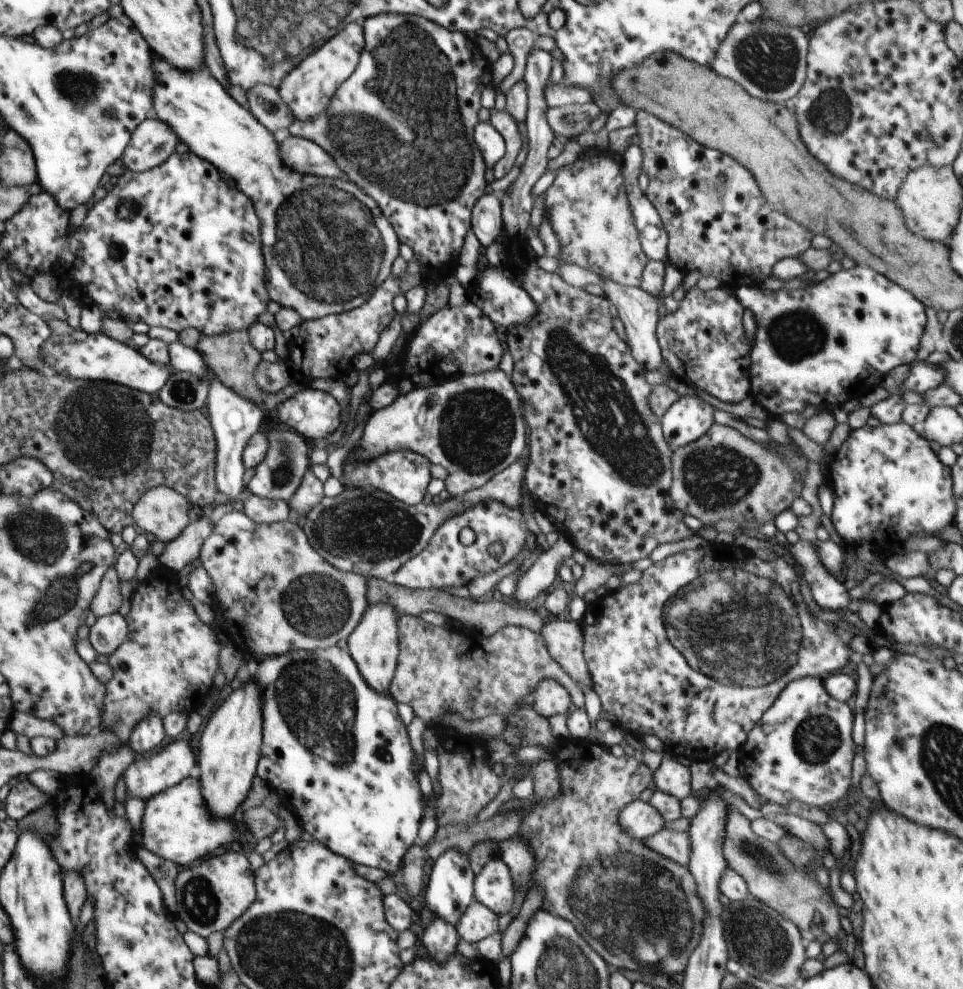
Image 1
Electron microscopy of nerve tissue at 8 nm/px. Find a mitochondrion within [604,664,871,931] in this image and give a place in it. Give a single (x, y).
(815, 740)

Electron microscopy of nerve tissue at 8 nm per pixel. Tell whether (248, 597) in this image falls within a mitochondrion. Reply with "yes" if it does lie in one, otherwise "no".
no

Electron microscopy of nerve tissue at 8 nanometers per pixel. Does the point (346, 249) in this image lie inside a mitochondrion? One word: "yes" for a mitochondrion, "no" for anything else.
yes

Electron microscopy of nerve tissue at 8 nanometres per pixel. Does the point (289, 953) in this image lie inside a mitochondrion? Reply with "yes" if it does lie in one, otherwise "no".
yes

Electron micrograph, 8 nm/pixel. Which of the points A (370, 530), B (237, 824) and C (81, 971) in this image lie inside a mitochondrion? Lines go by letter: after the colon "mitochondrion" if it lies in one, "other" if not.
A: mitochondrion
B: other
C: mitochondrion

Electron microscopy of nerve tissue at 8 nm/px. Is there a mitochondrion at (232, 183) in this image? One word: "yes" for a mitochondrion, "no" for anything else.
no

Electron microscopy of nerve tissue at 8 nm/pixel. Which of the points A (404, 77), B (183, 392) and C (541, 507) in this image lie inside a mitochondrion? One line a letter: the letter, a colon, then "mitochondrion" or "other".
A: mitochondrion
B: mitochondrion
C: other

